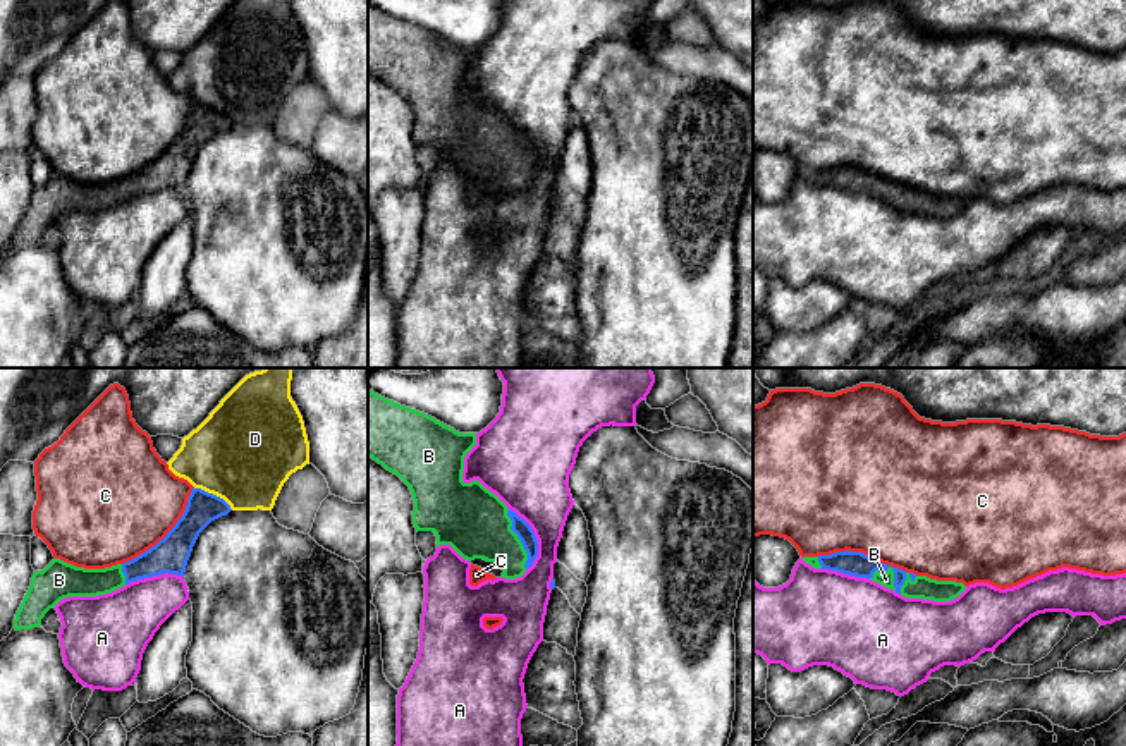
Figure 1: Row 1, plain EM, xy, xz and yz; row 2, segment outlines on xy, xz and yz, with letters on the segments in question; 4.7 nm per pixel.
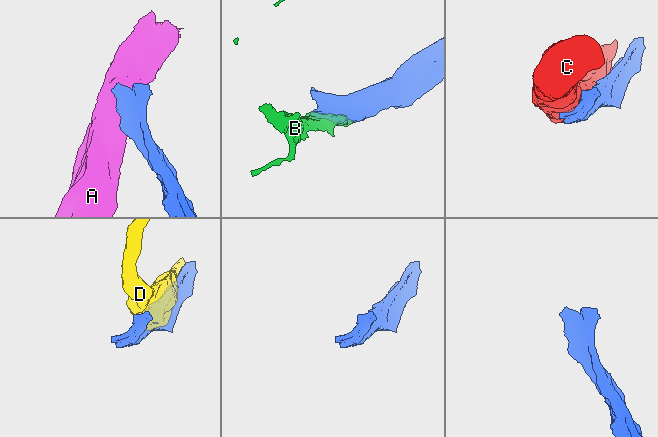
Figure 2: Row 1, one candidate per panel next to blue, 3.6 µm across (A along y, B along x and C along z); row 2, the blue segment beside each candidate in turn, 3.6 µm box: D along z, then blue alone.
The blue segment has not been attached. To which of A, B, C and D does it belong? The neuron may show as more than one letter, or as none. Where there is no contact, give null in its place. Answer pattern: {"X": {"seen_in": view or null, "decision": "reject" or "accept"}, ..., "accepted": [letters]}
{"A": {"seen_in": "xz", "decision": "reject"}, "B": {"seen_in": "xz", "decision": "accept"}, "C": {"seen_in": "xy", "decision": "reject"}, "D": {"seen_in": "xy", "decision": "reject"}, "accepted": ["B"]}

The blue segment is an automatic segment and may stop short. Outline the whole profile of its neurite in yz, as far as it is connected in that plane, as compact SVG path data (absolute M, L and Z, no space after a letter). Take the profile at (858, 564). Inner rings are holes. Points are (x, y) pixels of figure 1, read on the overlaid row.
M846 550L830 555L803 557L803 560L815 569L829 569L872 579L906 598L951 602L966 590L963 583L937 581L927 576L916 576L913 572L882 564L861 552Z

